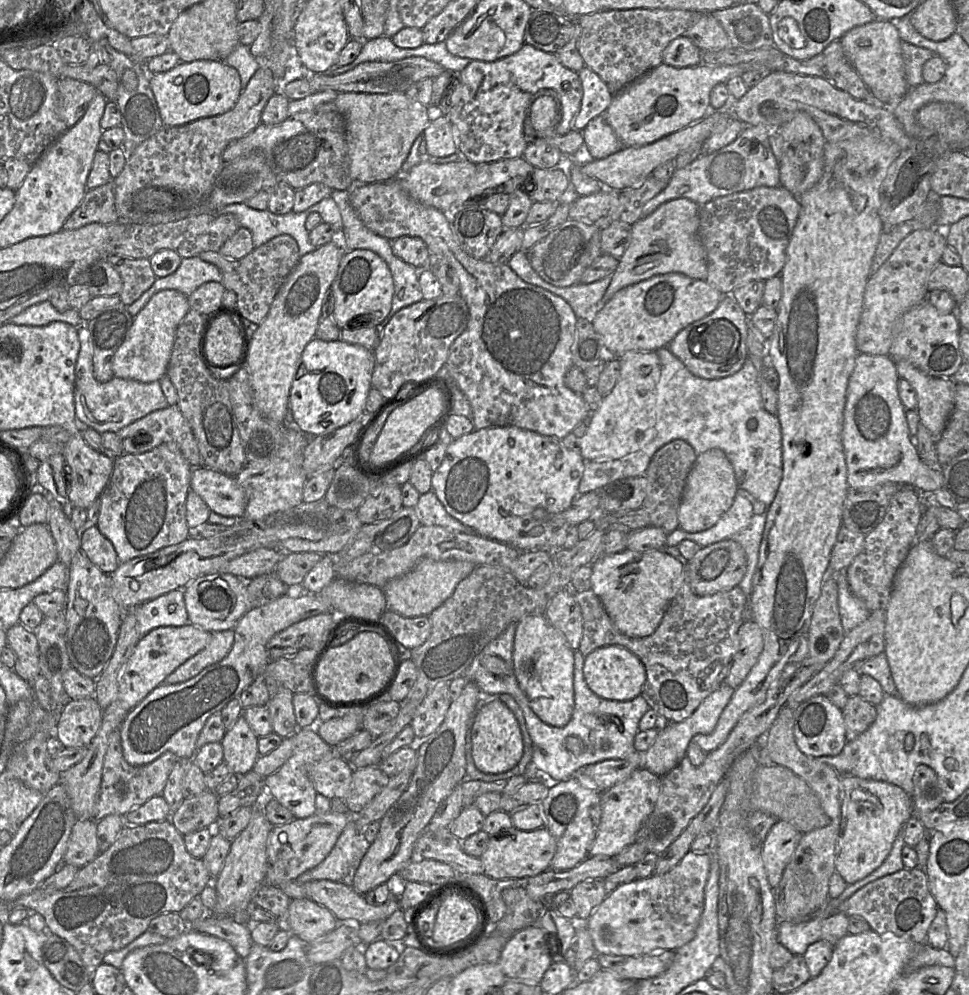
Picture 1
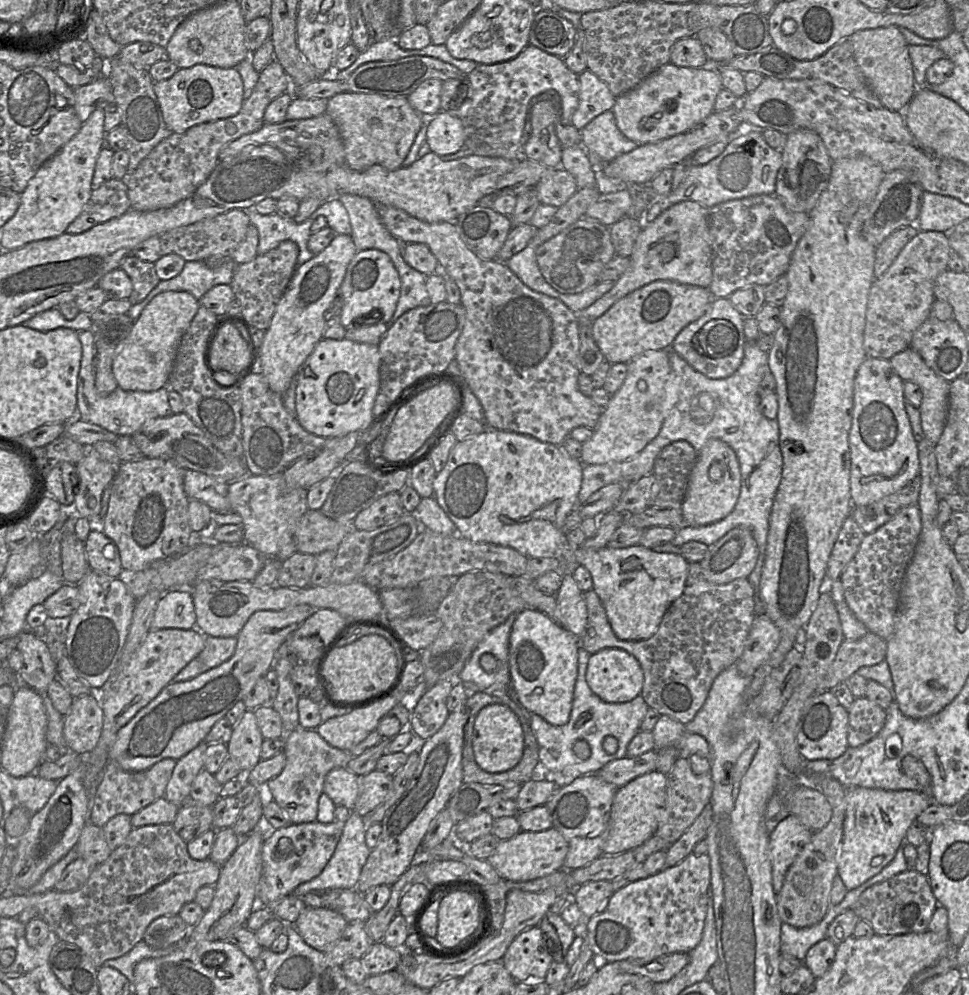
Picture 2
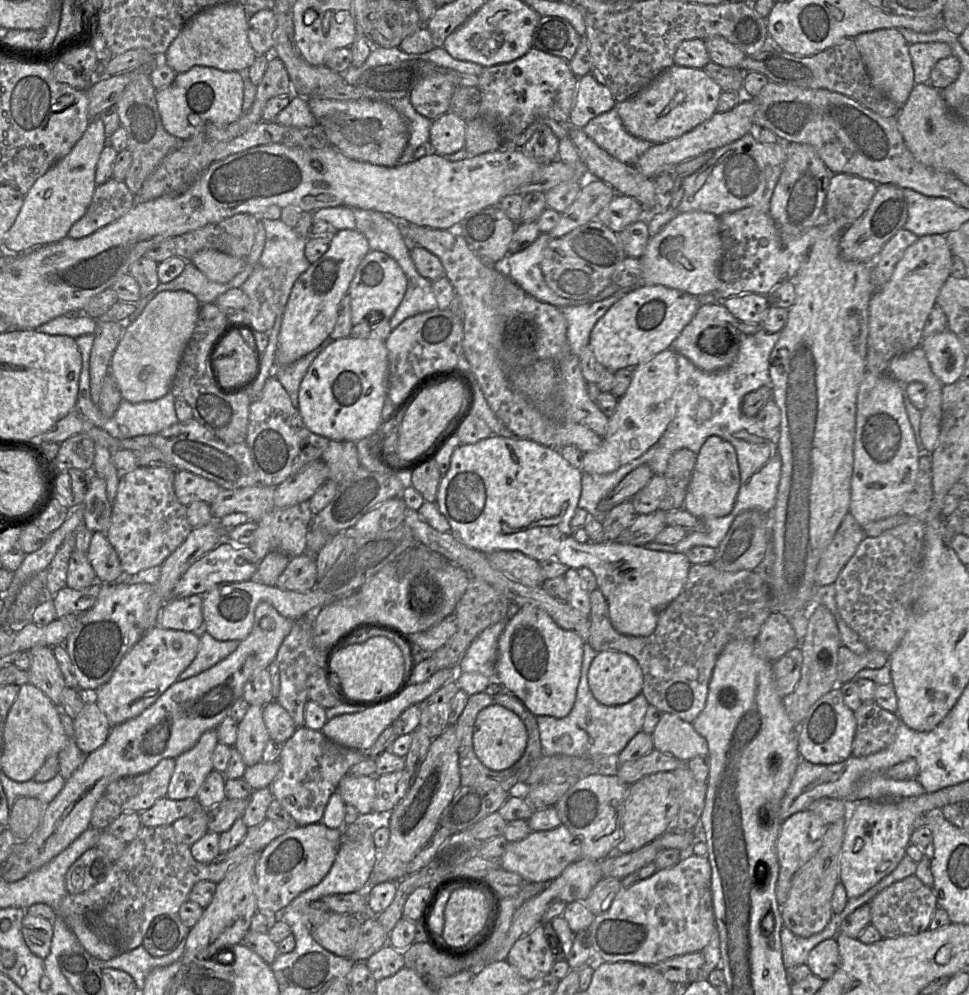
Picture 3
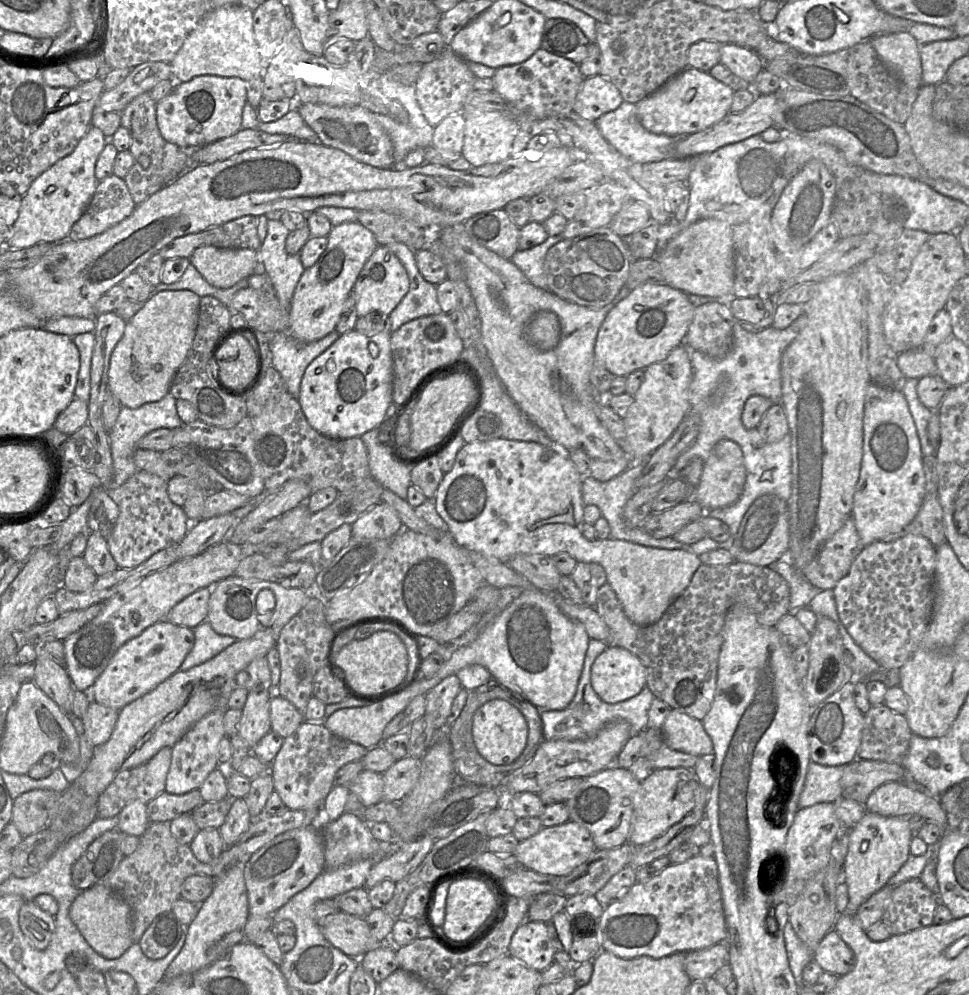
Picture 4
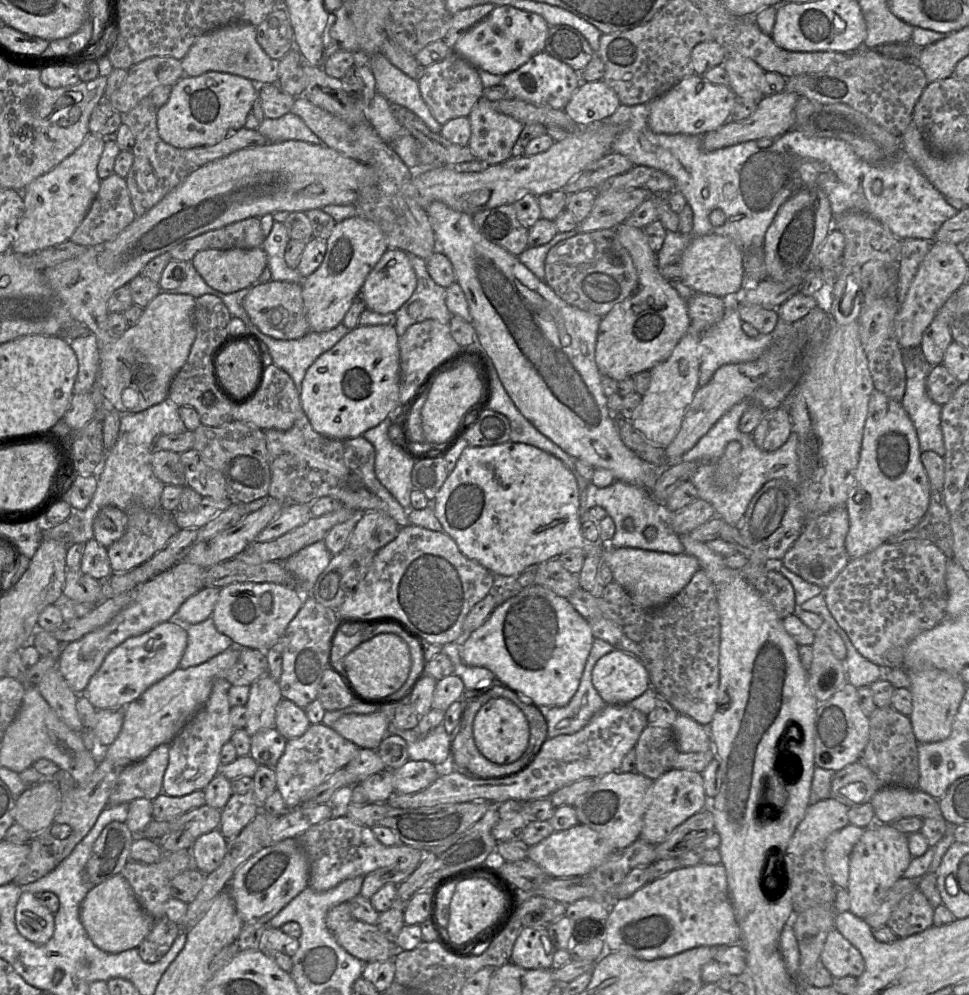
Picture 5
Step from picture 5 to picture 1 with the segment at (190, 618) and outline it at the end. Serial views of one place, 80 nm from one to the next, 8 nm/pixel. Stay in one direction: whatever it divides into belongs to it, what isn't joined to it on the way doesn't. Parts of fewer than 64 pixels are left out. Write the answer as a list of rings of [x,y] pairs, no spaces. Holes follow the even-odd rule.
[[[183,589],[170,591],[134,608],[141,637],[162,626],[189,624]]]

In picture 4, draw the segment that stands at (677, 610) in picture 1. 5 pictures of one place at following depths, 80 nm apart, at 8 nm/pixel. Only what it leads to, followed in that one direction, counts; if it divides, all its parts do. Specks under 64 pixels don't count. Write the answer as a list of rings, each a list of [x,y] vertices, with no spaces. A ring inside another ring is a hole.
[[[738,561],[724,566],[701,564],[689,585],[652,625],[633,623],[608,583],[598,588],[594,608],[610,629],[607,644],[624,648],[639,658],[652,694],[672,710],[702,721],[714,700],[725,616],[735,604],[747,607],[761,625],[774,627],[781,617],[791,612],[790,587],[769,566]]]

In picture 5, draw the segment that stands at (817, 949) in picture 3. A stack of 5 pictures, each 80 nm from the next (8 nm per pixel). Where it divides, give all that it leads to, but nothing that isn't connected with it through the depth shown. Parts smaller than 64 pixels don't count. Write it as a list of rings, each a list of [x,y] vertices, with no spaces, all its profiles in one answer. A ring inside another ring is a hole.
[[[836,928],[829,931],[820,954],[820,963],[834,978],[858,978],[865,970],[864,959]]]

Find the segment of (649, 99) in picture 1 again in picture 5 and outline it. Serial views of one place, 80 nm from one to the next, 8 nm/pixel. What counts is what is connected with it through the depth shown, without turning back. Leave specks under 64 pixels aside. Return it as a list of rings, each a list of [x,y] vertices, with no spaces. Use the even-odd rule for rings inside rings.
[[[694,73],[649,102],[648,126],[657,134],[703,136],[730,120],[736,94],[728,86],[712,84]]]

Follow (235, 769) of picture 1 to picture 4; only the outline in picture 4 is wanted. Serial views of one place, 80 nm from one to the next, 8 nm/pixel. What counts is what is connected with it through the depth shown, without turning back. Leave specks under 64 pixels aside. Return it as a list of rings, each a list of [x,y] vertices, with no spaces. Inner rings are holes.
[[[273,690],[248,691],[237,734],[250,749],[271,731],[270,700],[274,694]]]

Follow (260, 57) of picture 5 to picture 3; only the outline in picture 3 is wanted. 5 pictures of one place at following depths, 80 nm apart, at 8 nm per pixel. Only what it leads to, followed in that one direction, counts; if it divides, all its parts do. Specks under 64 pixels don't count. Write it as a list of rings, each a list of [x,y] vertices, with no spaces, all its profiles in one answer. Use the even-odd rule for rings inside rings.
[[[228,2],[206,8],[190,18],[161,57],[176,73],[194,66],[223,71],[247,71],[257,58],[248,38],[249,16],[242,4]]]

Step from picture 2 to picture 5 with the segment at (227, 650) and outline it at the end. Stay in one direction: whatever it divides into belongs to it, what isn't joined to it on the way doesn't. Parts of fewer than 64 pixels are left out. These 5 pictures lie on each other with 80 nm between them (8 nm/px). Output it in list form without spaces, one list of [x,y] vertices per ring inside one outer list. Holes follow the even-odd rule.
[[[211,616],[191,624],[186,631],[187,646],[178,666],[182,669],[204,663],[233,644],[231,638],[216,629]]]

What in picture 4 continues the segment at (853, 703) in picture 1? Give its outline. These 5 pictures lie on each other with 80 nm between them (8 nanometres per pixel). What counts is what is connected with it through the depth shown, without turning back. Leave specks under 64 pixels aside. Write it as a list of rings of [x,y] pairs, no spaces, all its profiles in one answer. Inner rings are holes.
[[[885,704],[871,705],[869,711],[864,714],[864,719],[857,759],[902,764],[904,757],[908,753],[910,740],[913,735],[905,715],[894,712]]]

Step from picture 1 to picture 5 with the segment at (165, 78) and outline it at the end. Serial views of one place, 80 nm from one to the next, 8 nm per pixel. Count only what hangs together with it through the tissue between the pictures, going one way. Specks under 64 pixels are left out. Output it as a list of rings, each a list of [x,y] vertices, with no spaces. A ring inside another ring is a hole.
[[[209,71],[196,77],[184,76],[172,86],[168,101],[157,110],[159,136],[179,149],[217,144],[245,125],[257,96],[258,85],[238,75]]]

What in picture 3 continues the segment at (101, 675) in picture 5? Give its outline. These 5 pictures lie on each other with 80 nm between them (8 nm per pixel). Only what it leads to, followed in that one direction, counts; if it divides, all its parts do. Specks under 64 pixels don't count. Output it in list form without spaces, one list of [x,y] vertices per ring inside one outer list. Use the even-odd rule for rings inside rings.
[[[155,625],[145,632],[132,648],[122,657],[110,679],[91,696],[100,710],[106,715],[111,728],[140,715],[153,704],[195,658],[199,647],[199,637],[192,632],[162,628]]]

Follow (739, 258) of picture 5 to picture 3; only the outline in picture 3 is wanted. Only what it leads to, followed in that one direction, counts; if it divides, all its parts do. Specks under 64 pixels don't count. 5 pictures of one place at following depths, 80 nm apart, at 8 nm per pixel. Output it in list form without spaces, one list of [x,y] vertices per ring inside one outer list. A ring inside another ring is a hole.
[[[703,211],[678,214],[649,238],[640,258],[642,285],[662,285],[696,297],[713,294],[719,286],[722,258],[719,217]]]

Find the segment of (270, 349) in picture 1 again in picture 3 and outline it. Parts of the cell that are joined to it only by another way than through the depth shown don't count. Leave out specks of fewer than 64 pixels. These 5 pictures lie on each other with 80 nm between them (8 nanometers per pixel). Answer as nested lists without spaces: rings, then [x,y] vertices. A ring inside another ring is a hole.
[[[339,230],[333,233],[329,249],[299,276],[294,283],[284,309],[277,349],[275,367],[286,366],[307,355],[324,341],[334,329],[339,304],[348,294],[350,283],[363,258],[370,252],[366,237],[358,230]]]

